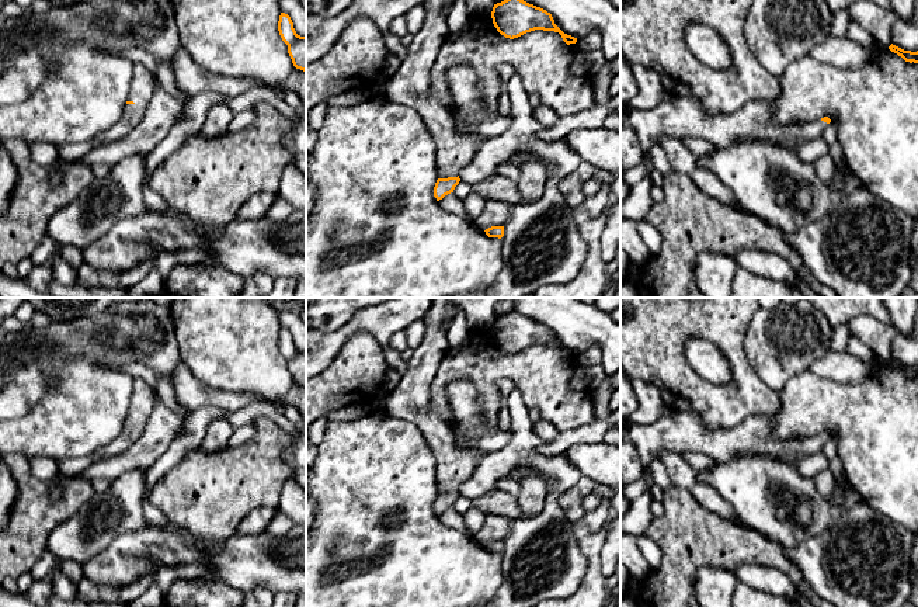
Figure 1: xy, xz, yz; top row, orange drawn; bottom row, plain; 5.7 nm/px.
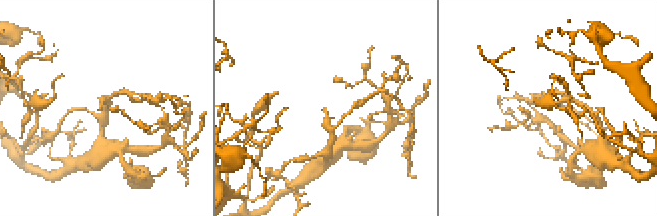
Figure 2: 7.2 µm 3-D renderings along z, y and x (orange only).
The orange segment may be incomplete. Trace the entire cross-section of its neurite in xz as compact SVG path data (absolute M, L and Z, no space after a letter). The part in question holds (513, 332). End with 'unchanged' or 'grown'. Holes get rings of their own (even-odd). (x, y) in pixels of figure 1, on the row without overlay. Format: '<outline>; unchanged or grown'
M510 312L494 319L491 333L497 346L510 354L535 344L543 344L559 347L567 360L577 357L577 353L564 348L554 339L550 327L518 312Z; unchanged

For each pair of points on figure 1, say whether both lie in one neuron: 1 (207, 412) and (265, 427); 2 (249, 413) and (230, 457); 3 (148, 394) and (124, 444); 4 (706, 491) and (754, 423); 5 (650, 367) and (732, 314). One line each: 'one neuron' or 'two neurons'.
1: two neurons
2: two neurons
3: one neuron
4: two neurons
5: one neuron

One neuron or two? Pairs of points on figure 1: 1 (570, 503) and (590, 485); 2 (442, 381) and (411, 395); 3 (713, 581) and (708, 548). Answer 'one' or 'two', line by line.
1: one
2: two
3: two

